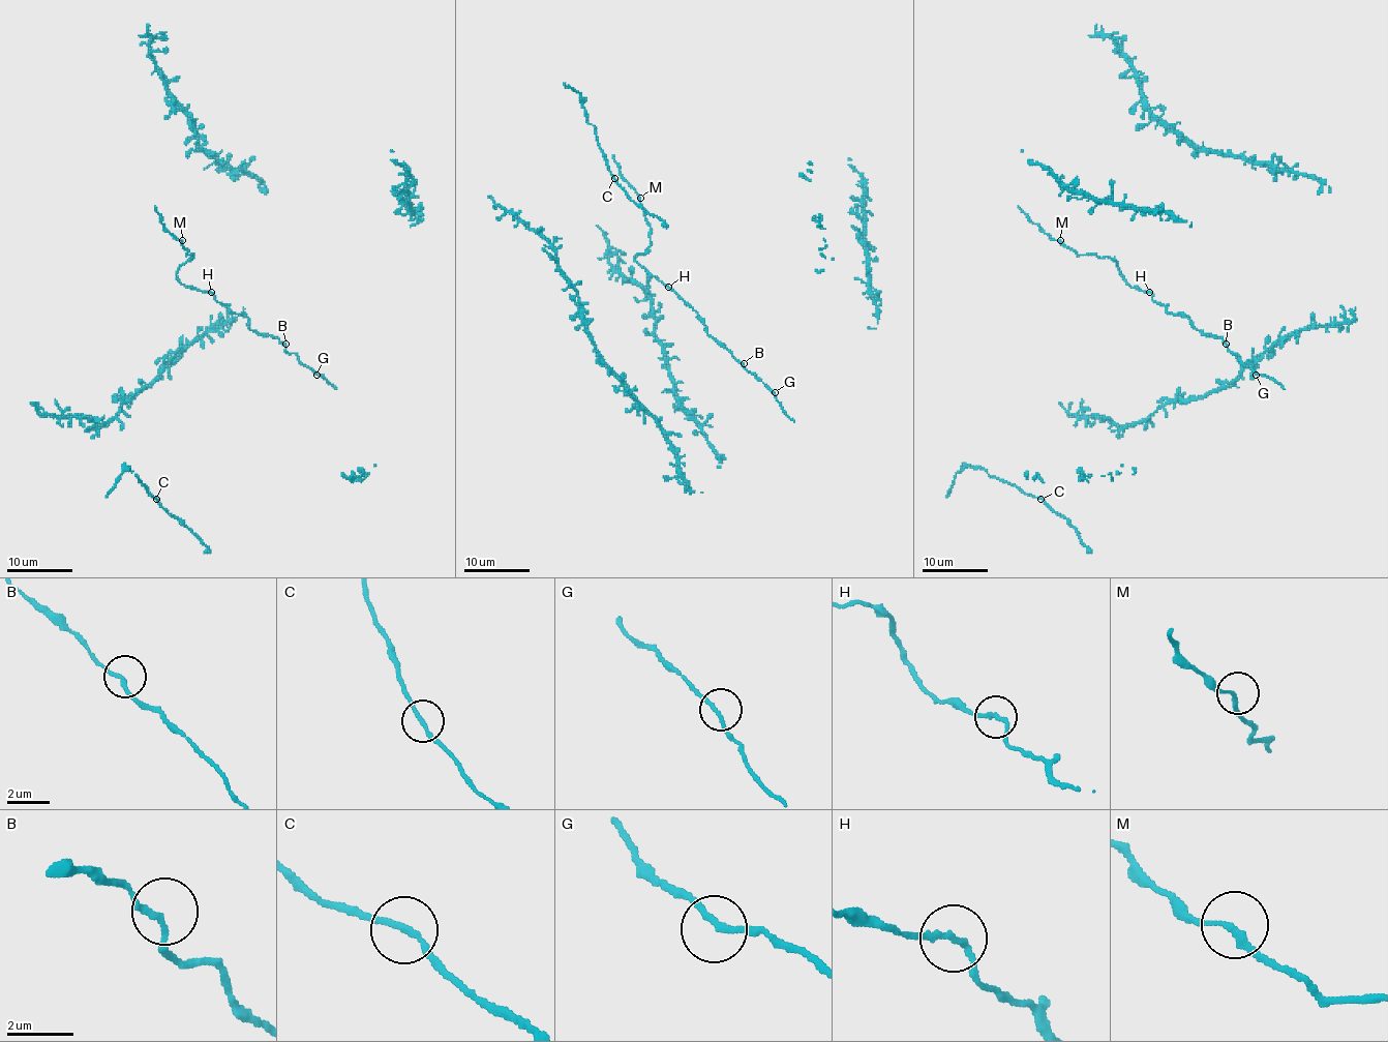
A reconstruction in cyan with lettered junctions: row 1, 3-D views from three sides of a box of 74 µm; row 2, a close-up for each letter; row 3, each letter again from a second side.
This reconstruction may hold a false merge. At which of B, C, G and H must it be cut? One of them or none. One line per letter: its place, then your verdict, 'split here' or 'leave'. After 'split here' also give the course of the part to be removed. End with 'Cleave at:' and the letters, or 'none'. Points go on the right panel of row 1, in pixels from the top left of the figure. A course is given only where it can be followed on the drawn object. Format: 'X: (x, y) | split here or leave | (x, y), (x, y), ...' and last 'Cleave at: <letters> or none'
B: (1226, 344) | leave
C: (1040, 499) | leave
G: (1256, 375) | leave
H: (1149, 292) | leave
Cleave at: none

